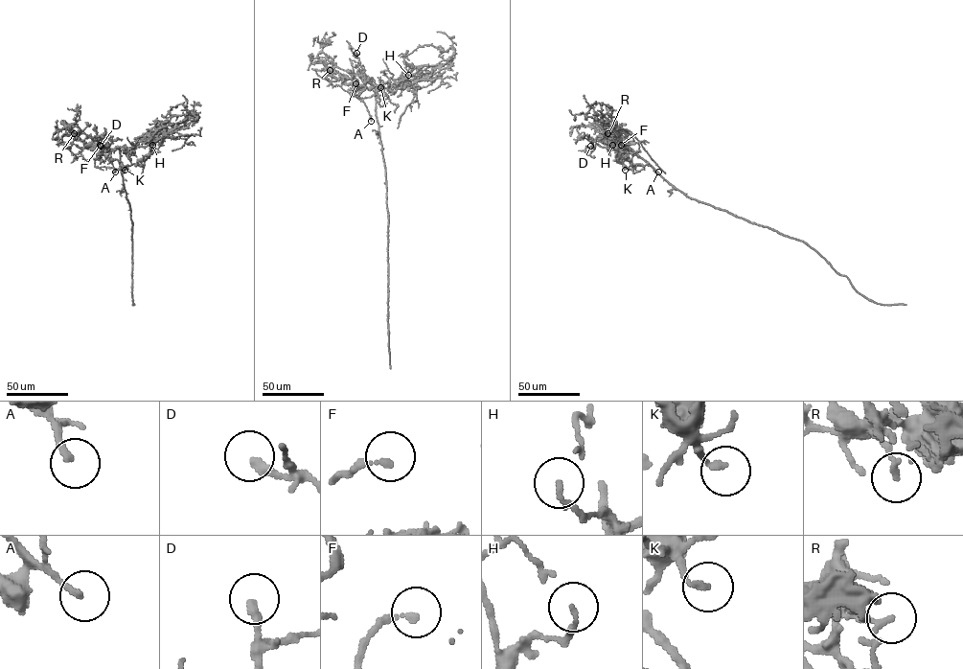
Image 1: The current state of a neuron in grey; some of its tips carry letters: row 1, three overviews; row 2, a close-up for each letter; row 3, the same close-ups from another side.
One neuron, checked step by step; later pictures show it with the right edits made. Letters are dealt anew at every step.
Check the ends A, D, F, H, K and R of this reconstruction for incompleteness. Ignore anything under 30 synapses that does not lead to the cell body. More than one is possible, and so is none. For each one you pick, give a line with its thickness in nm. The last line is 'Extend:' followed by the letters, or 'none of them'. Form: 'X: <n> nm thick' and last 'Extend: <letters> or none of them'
Extend: none of them

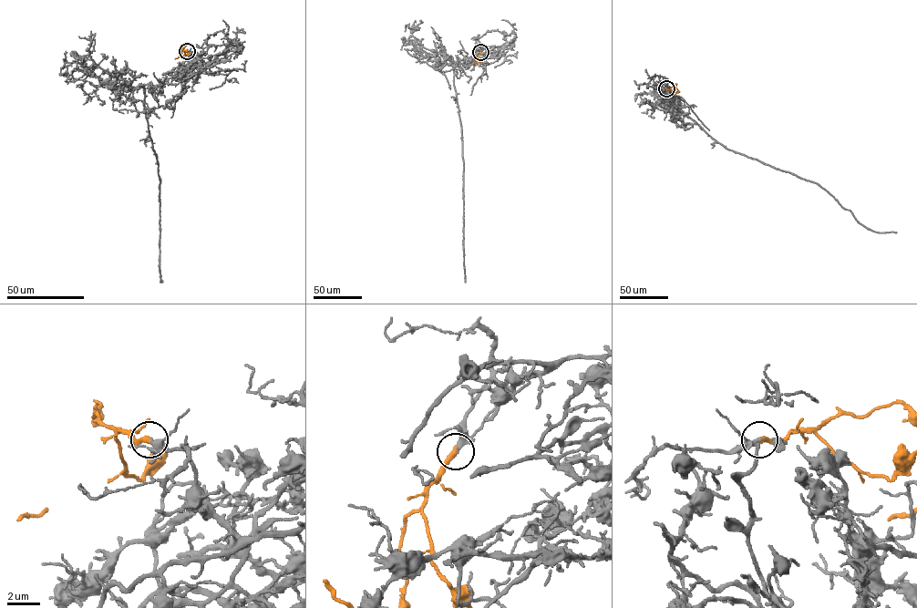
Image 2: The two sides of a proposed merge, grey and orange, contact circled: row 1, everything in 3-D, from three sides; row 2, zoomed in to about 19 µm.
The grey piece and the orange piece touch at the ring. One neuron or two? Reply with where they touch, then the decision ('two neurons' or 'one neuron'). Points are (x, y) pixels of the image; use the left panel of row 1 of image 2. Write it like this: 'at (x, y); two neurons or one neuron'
at (187, 51); one neuron

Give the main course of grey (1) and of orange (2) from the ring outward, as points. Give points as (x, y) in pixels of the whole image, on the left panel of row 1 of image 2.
1: (188, 51), (195, 61), (158, 85), (144, 86), (144, 111), (160, 181), (159, 266), (162, 282)
2: (187, 51), (182, 47), (181, 54), (175, 58)

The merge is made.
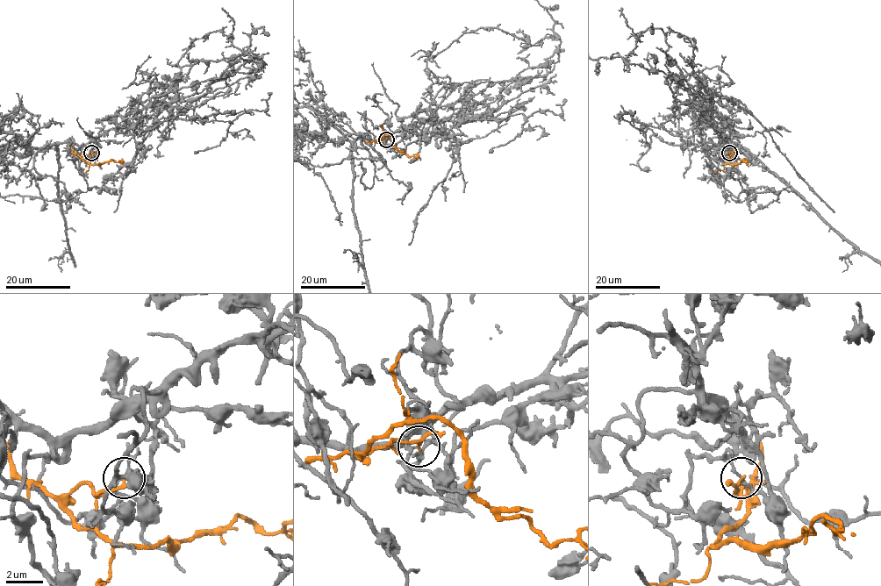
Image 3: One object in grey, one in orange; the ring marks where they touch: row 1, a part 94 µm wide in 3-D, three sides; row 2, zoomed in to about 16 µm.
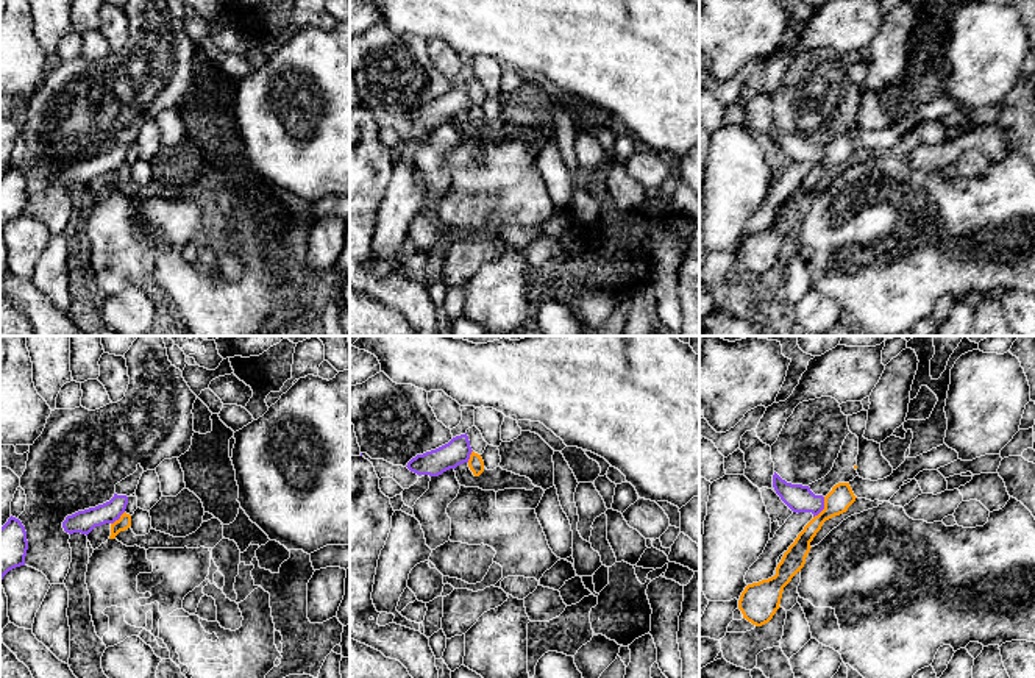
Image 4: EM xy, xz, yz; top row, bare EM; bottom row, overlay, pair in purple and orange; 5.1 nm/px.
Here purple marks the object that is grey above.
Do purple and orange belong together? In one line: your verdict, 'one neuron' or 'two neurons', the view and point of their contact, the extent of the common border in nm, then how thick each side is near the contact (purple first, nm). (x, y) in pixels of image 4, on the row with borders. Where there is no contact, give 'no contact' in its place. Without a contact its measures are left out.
two neurons | yz (823, 508) | 130 nm | 140/130 nm

